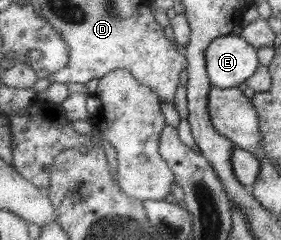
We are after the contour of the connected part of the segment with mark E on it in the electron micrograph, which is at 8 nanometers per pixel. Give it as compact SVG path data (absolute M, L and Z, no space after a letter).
M238 33L211 40L206 50L207 77L212 87L237 87L254 74L259 64L258 50L250 46Z

